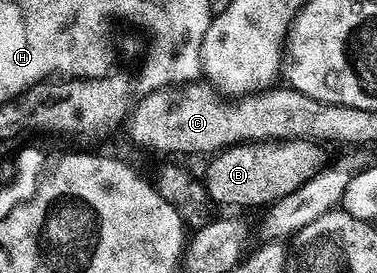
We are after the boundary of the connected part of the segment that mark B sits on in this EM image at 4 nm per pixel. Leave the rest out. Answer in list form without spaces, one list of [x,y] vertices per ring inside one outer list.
[[[252,140],[245,144],[231,144],[219,151],[214,160],[206,168],[204,183],[211,201],[218,204],[239,204],[242,208],[258,208],[269,206],[274,201],[292,194],[304,182],[311,180],[317,172],[328,164],[326,152],[316,140]]]

